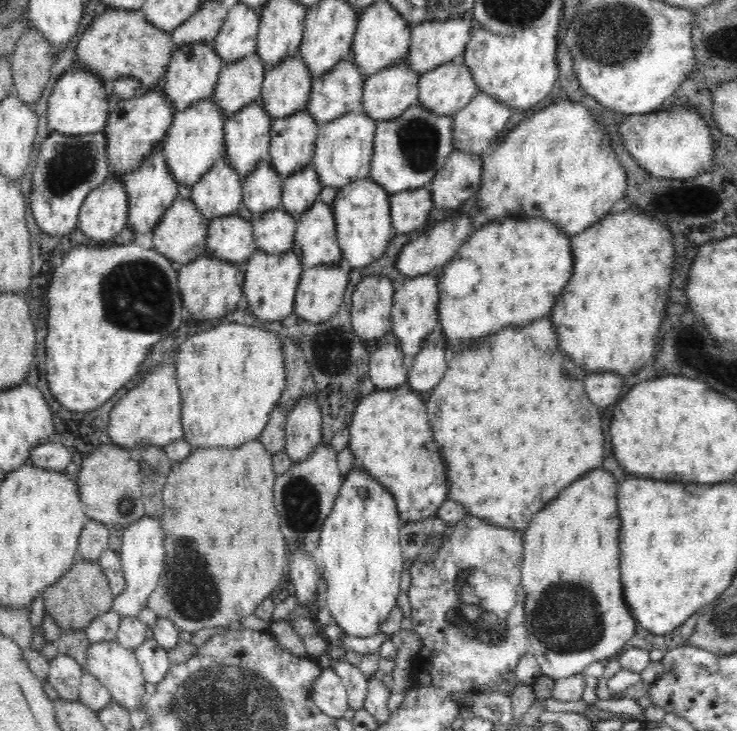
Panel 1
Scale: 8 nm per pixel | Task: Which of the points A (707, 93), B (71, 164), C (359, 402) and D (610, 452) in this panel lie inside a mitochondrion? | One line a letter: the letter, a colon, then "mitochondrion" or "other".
A: other
B: mitochondrion
C: other
D: other

